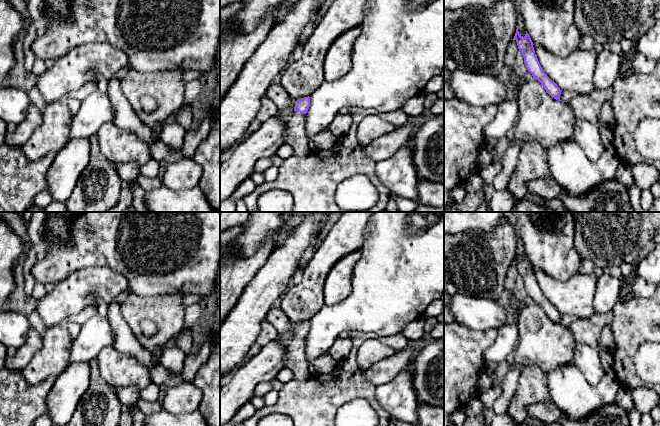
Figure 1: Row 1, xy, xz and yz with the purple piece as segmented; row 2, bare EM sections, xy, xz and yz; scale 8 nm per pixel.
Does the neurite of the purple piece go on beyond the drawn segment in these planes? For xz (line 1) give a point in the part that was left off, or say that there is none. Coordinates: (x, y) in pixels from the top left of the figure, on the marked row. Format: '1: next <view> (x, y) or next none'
1: next xz (295, 136)

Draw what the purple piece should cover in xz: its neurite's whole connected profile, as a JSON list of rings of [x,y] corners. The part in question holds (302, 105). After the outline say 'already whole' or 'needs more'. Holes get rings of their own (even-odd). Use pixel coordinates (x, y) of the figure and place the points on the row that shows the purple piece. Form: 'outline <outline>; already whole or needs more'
outline [[[304,97],[296,101],[294,113],[286,122],[287,129],[284,136],[284,144],[290,145],[297,156],[307,156],[310,153],[309,139],[305,132],[305,114],[310,106],[310,97]]]; needs more

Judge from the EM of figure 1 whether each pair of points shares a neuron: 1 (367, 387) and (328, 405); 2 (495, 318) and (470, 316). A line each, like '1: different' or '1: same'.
1: same
2: same

